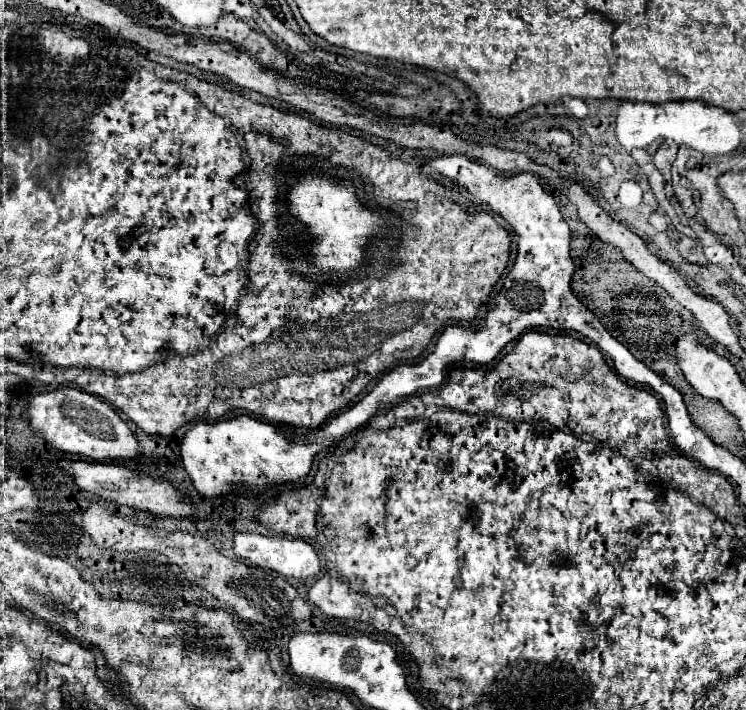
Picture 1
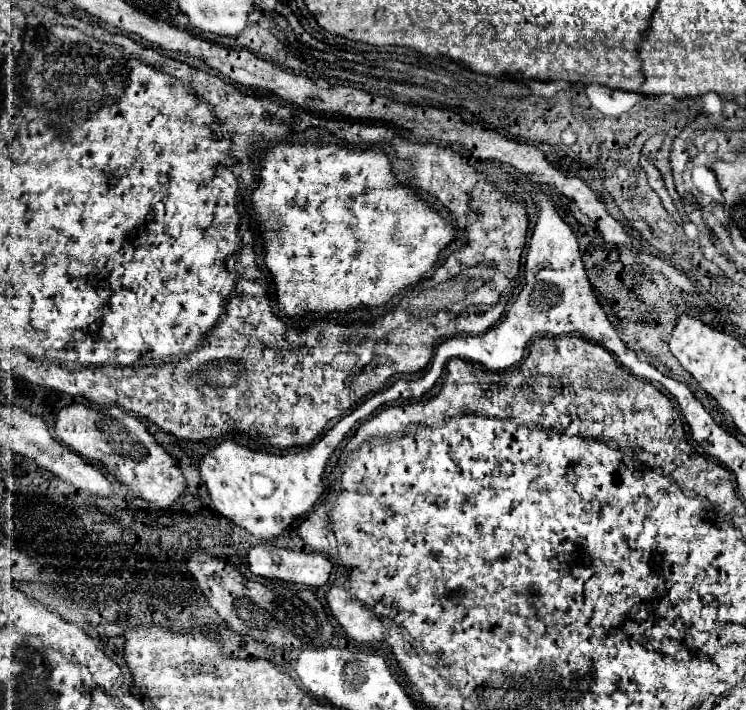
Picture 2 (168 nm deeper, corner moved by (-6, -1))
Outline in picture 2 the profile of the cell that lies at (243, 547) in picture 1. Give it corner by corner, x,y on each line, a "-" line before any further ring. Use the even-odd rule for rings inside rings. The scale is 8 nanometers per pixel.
259,544
253,546
247,554
249,560
249,570
253,576
259,578
267,578
267,580
285,580
285,582
293,582
293,584
305,584
305,586
325,586
329,582
331,576
331,562
319,554
319,552
295,552
295,550
285,550
285,548
277,548
273,544

